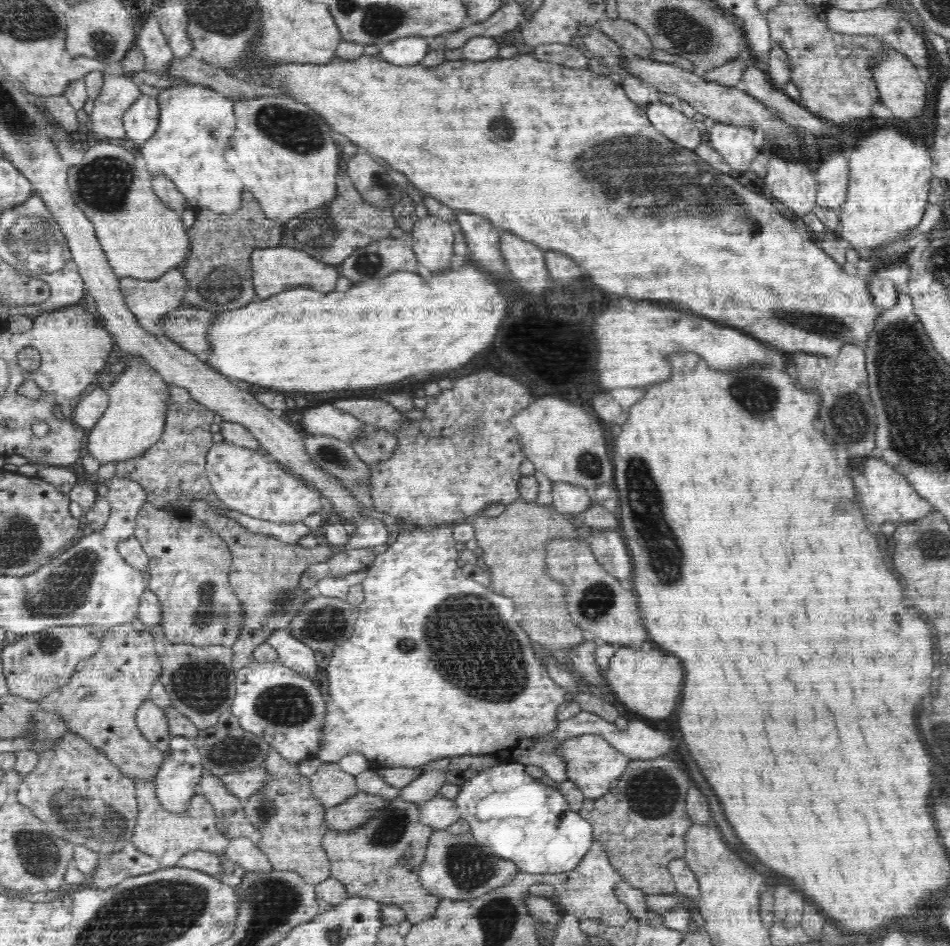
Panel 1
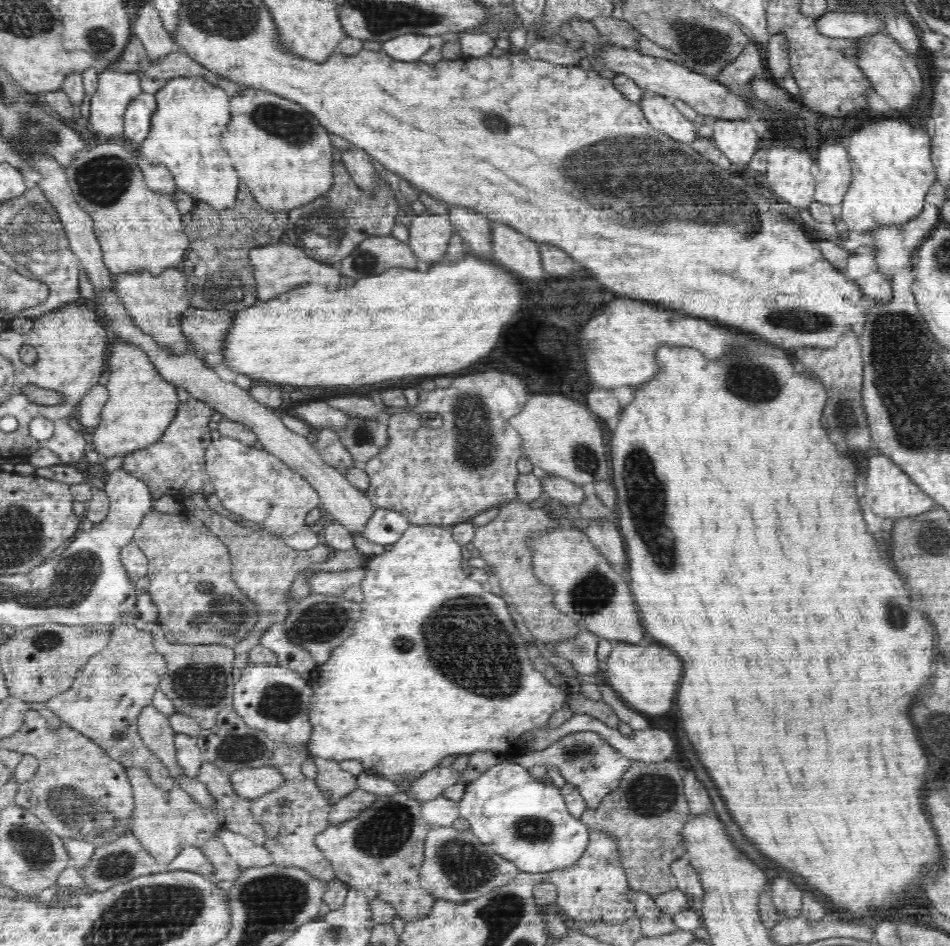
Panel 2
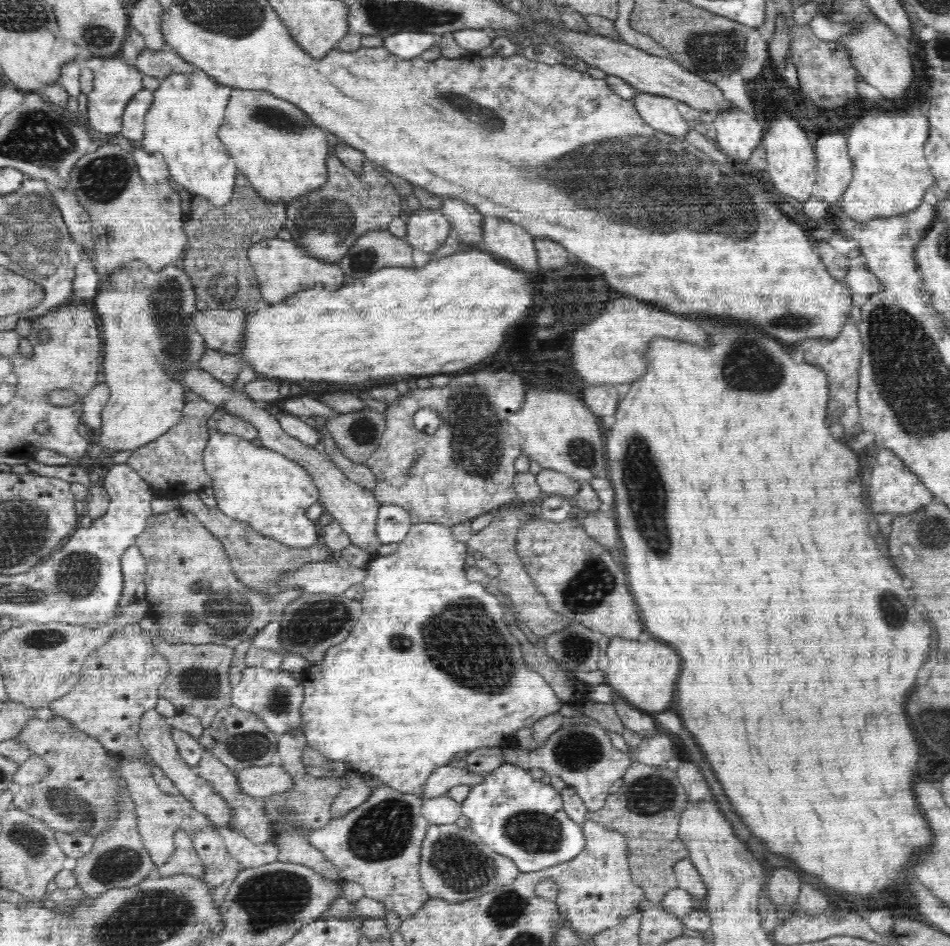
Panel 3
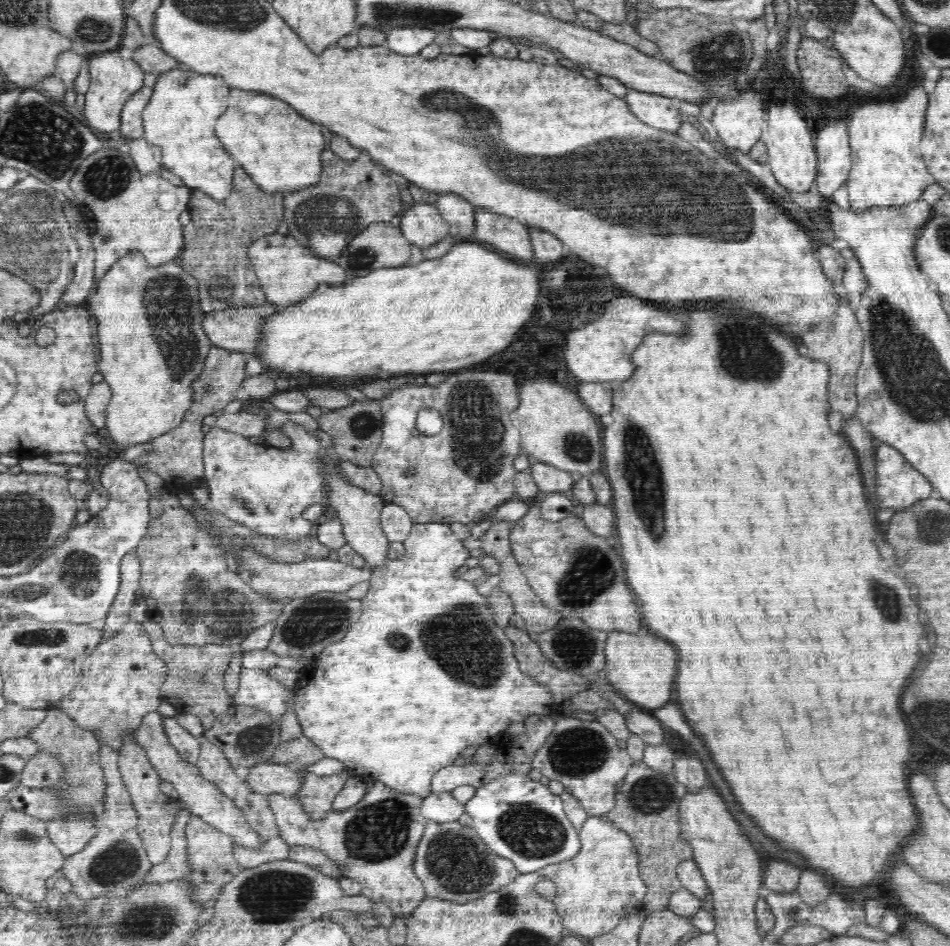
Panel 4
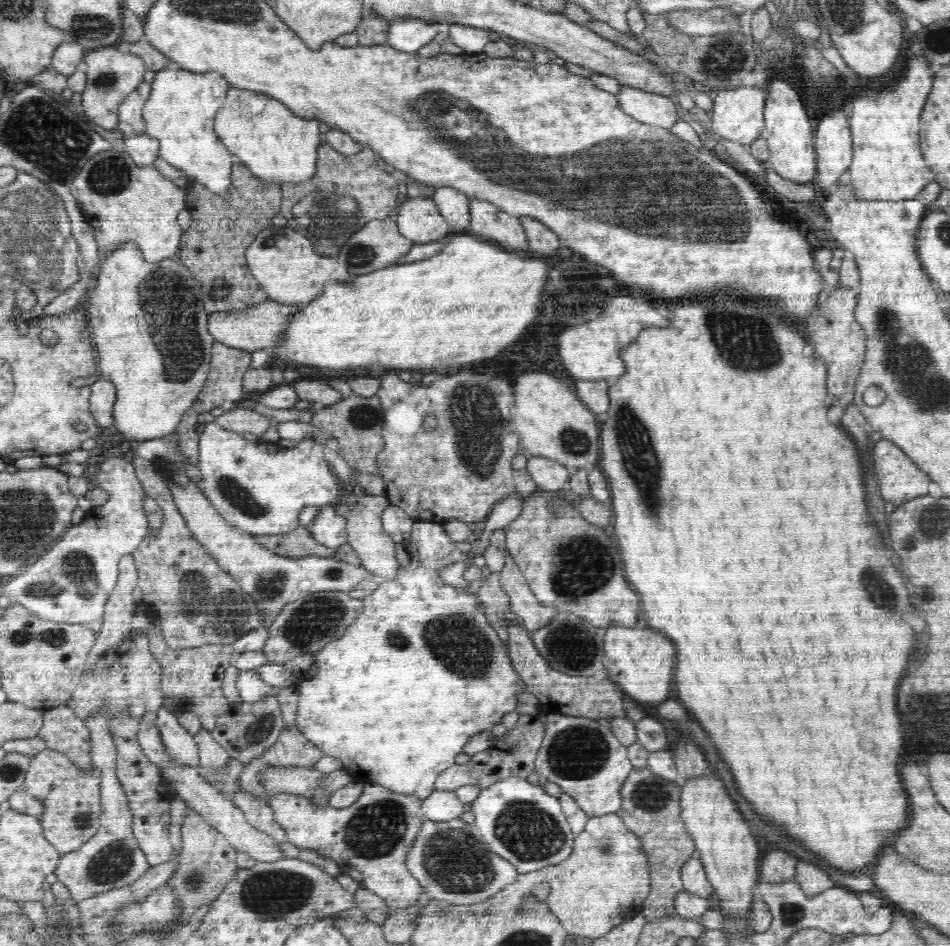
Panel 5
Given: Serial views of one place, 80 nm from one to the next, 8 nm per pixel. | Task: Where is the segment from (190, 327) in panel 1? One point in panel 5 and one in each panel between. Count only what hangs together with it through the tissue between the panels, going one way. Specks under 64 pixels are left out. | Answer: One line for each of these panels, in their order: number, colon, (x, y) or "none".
2: (204, 330)
3: (222, 330)
4: (237, 330)
5: (258, 327)

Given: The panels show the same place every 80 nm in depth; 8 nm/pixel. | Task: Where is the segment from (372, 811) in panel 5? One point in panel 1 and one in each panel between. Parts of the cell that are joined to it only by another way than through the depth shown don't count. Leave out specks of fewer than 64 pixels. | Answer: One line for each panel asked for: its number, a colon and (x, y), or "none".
1: (380, 861)
2: (379, 854)
3: (378, 845)
4: (375, 843)

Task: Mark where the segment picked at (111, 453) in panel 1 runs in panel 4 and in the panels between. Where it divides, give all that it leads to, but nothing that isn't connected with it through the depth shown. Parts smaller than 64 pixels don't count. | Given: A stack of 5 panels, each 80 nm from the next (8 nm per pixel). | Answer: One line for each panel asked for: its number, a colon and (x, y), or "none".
2: (141, 404)
3: (145, 316)
4: (153, 348)

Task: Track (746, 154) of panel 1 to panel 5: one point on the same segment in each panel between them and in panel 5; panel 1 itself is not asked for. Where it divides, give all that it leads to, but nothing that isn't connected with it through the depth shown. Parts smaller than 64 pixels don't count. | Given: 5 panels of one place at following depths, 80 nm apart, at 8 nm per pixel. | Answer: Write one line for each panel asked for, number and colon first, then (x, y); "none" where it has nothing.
2: (737, 140)
3: (738, 133)
4: (739, 123)
5: (738, 114)

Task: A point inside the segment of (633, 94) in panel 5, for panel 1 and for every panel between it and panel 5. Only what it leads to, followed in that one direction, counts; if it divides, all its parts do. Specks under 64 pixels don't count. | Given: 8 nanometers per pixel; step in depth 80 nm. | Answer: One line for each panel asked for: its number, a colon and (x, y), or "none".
1: (672, 123)
2: (660, 112)
3: (659, 112)
4: (659, 111)

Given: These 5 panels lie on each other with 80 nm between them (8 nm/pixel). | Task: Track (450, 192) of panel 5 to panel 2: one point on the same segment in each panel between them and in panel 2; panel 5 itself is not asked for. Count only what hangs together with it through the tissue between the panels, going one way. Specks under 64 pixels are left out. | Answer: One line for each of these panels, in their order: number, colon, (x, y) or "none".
2: (474, 228)
3: (463, 217)
4: (458, 212)

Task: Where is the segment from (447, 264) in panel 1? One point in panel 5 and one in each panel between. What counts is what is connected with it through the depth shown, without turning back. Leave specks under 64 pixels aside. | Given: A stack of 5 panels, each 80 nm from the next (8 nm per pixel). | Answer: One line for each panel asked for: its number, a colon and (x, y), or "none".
2: (429, 234)
3: (427, 229)
4: (421, 224)
5: (418, 219)

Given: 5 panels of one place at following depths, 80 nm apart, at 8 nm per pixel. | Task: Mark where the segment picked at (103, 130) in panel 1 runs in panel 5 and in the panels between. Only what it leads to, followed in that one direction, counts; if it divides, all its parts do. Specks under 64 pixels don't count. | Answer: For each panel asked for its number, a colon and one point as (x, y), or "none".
2: (116, 90)
3: (115, 83)
4: (113, 79)
5: (111, 75)

